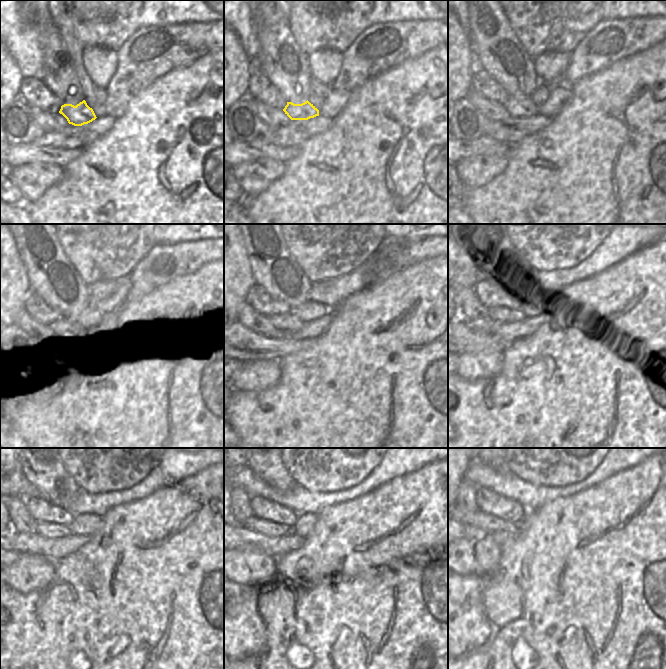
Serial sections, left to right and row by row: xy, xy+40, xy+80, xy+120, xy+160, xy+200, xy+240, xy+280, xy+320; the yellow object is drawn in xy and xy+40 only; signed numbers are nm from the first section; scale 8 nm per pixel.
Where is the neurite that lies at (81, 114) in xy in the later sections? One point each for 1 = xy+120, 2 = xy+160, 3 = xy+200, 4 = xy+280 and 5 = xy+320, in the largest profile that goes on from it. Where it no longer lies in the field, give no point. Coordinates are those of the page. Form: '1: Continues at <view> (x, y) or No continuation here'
1: Continues at xy+120 (66, 326)
2: Continues at xy+160 (288, 323)
3: Continues at xy+200 (505, 314)
4: Continues at xy+280 (266, 527)
5: Continues at xy+320 (477, 519).

